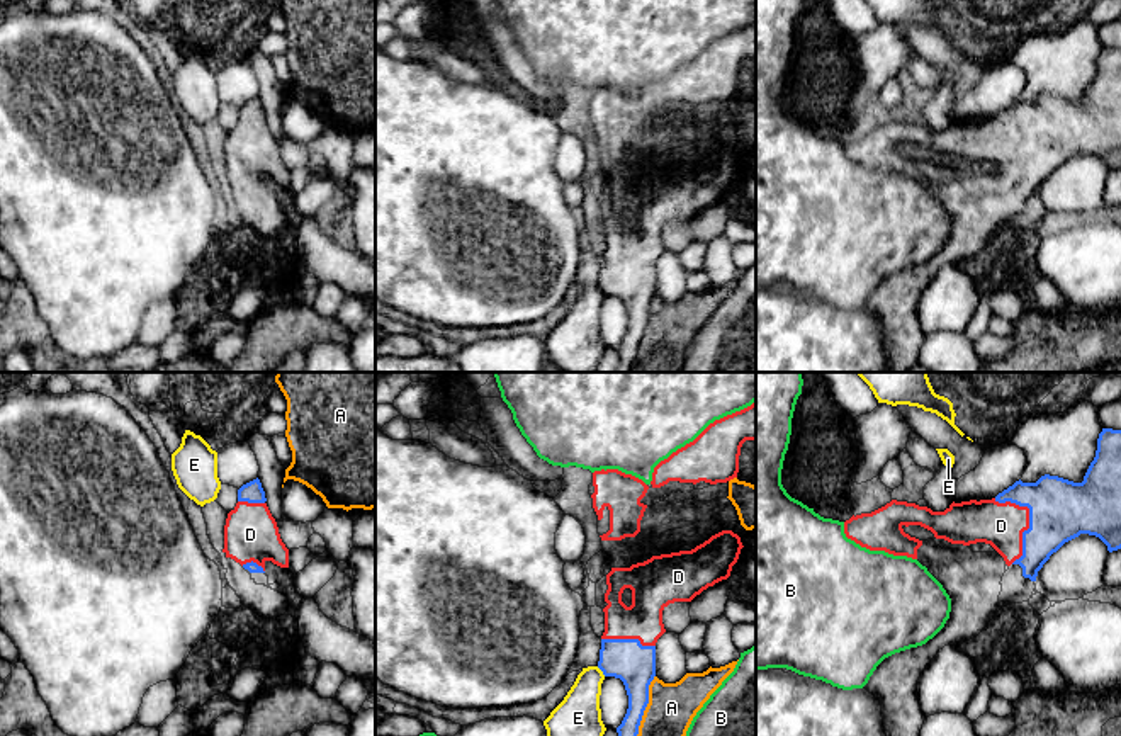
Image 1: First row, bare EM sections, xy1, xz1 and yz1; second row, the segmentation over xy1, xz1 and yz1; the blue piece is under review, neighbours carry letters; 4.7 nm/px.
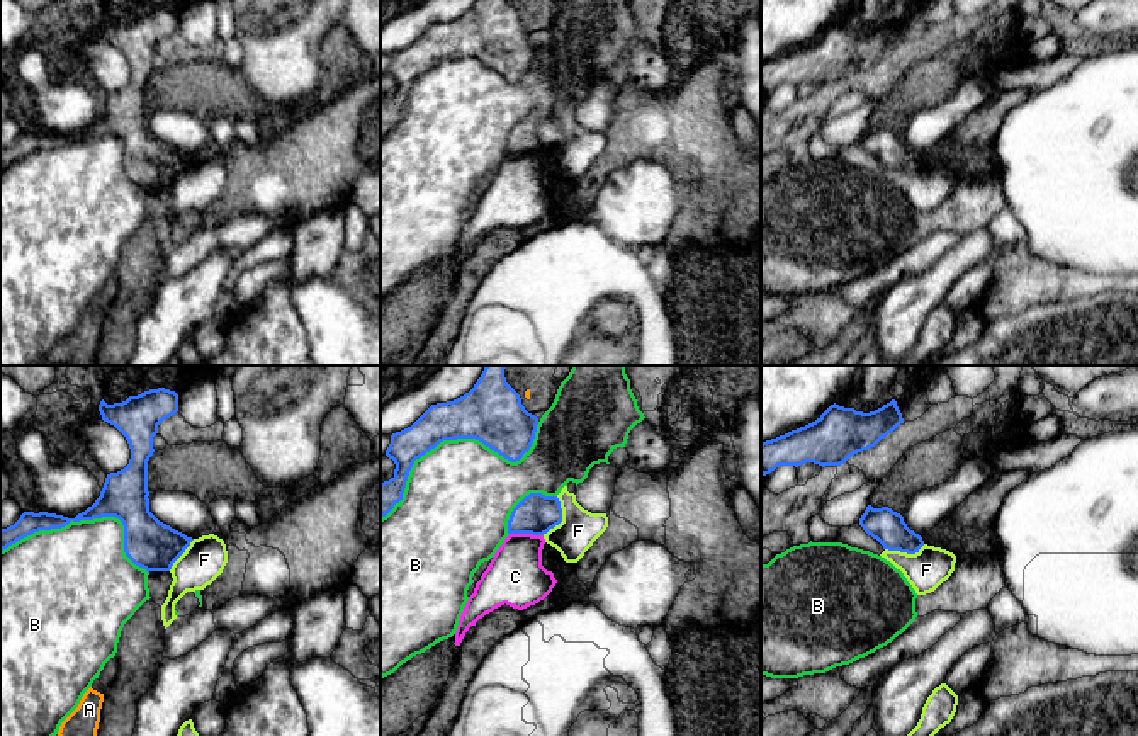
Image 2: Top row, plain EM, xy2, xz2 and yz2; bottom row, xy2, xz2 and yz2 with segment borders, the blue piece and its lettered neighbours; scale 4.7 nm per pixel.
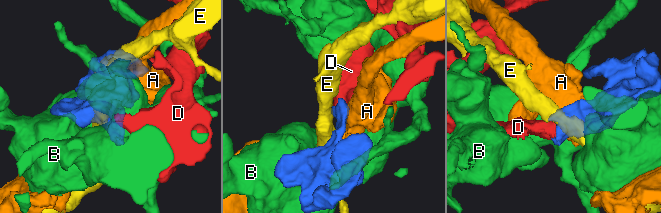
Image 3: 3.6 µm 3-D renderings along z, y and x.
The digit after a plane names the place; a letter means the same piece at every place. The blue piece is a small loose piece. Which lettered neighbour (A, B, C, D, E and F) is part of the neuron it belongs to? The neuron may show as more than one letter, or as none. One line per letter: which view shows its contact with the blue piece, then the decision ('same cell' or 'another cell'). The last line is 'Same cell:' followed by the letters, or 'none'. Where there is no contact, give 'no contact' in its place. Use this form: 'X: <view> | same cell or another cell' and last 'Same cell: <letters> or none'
A: xz1 | another cell
B: xz2 | another cell
C: xz2 | another cell
D: yz1 | same cell
E: xz1 | another cell
F: xz2 | another cell
Same cell: D

